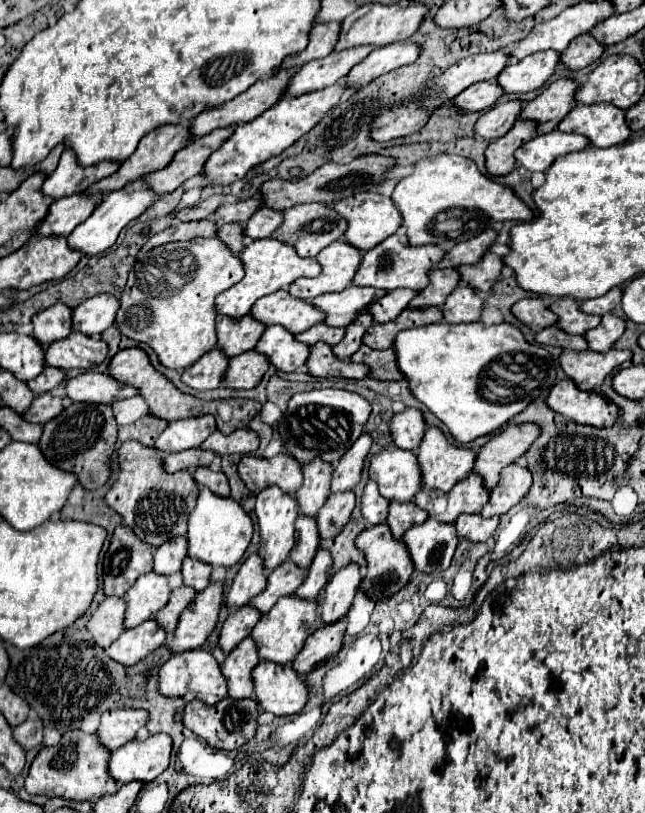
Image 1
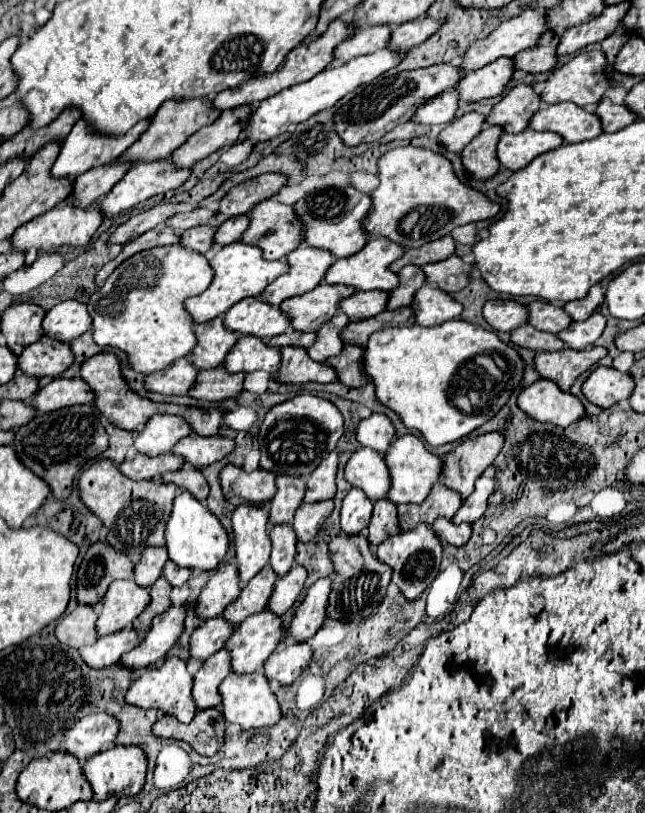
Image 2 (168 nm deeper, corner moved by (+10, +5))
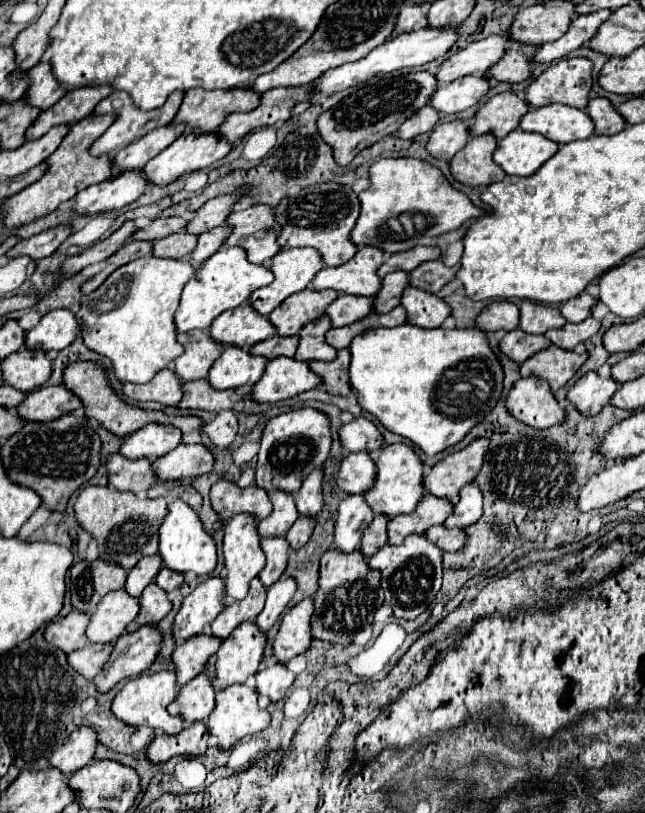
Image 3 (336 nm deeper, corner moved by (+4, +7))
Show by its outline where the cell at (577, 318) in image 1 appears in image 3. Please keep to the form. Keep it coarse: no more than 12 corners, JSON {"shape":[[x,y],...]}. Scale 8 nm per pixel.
{"shape":[[520,304],[518,328],[528,334],[544,334],[562,328],[558,308]]}

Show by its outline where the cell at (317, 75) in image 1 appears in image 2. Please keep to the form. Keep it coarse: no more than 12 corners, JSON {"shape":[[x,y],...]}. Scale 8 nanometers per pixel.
{"shape":[[390,28],[358,30],[336,46],[334,64],[386,48]]}

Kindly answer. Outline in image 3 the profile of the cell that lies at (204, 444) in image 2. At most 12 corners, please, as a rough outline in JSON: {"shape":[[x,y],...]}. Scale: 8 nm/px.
{"shape":[[180,444],[150,458],[158,482],[208,474],[214,456],[202,444]]}

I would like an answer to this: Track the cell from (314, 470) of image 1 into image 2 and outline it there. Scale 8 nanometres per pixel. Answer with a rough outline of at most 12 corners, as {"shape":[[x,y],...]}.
{"shape":[[278,476],[270,522],[292,522],[304,500],[302,476]]}

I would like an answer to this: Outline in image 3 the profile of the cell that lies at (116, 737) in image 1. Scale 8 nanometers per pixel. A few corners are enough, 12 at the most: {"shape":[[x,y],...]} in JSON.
{"shape":[[82,726],[50,756],[70,776],[94,758],[96,734]]}

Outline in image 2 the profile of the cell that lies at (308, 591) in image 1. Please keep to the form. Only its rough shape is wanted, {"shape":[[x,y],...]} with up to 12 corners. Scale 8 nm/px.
{"shape":[[300,564],[276,582],[268,608],[282,616],[304,588],[308,570]]}

